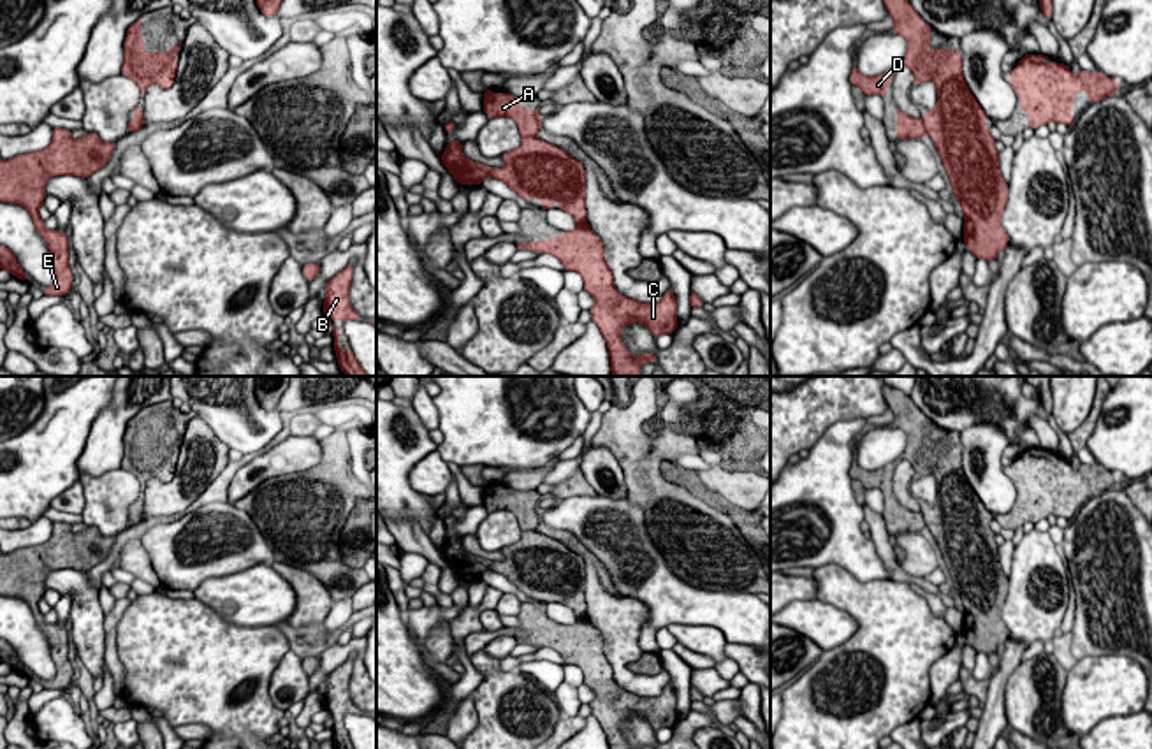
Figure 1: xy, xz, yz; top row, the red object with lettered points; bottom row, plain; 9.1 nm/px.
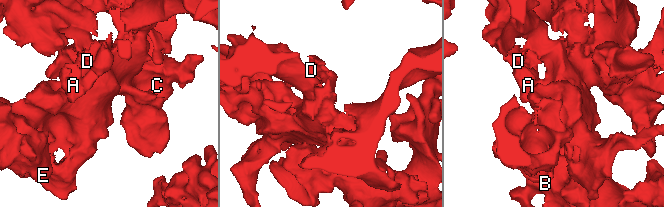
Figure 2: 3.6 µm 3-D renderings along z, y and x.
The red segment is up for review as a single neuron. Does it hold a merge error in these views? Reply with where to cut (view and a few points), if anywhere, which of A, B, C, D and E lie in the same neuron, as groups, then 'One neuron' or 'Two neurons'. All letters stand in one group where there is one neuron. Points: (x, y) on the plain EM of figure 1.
No split. Groups: A B C D E. One neuron

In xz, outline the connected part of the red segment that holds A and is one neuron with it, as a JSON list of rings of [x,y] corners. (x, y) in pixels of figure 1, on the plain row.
[[[484,485],[484,503],[489,513],[508,510],[517,517],[521,538],[503,547],[503,563],[471,556],[463,549],[463,536],[447,538],[441,554],[459,578],[480,578],[485,571],[496,571],[510,580],[521,593],[540,593],[540,601],[559,603],[572,608],[577,621],[549,635],[517,636],[517,644],[533,644],[554,649],[565,665],[582,670],[584,684],[594,691],[589,703],[593,716],[607,735],[609,749],[630,749],[621,724],[631,717],[644,717],[654,733],[660,728],[674,728],[677,719],[677,694],[672,682],[660,696],[638,696],[617,686],[614,670],[605,656],[605,642],[586,614],[586,564],[582,556],[563,542],[536,533],[542,520],[538,503],[524,503],[519,491],[510,487]]]

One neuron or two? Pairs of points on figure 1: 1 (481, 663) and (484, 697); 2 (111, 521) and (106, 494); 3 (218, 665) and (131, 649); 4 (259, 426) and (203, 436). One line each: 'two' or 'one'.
1: one
2: one
3: one
4: two

